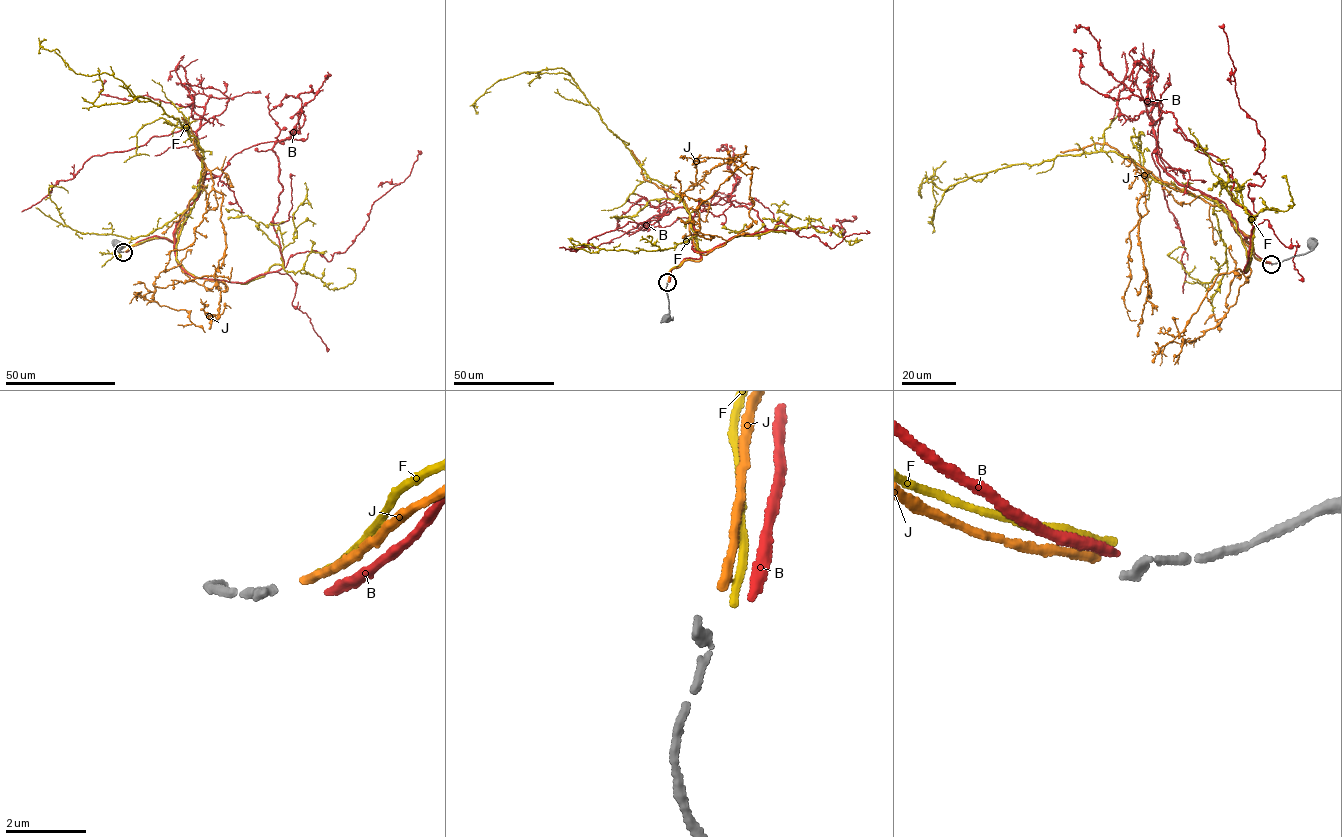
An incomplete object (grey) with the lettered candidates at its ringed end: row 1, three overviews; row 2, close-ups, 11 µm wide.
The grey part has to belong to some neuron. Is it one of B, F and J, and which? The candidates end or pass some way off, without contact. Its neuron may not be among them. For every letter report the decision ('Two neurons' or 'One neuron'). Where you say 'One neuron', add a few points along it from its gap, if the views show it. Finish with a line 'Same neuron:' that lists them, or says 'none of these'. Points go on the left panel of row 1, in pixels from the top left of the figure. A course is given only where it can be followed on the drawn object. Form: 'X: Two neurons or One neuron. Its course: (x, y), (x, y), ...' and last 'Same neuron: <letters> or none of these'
B: Two neurons
F: Two neurons
J: One neuron. Its course: (125, 251), (177, 242), (210, 171), (223, 196), (226, 250), (212, 276), (174, 280), (172, 288)
Same neuron: J

